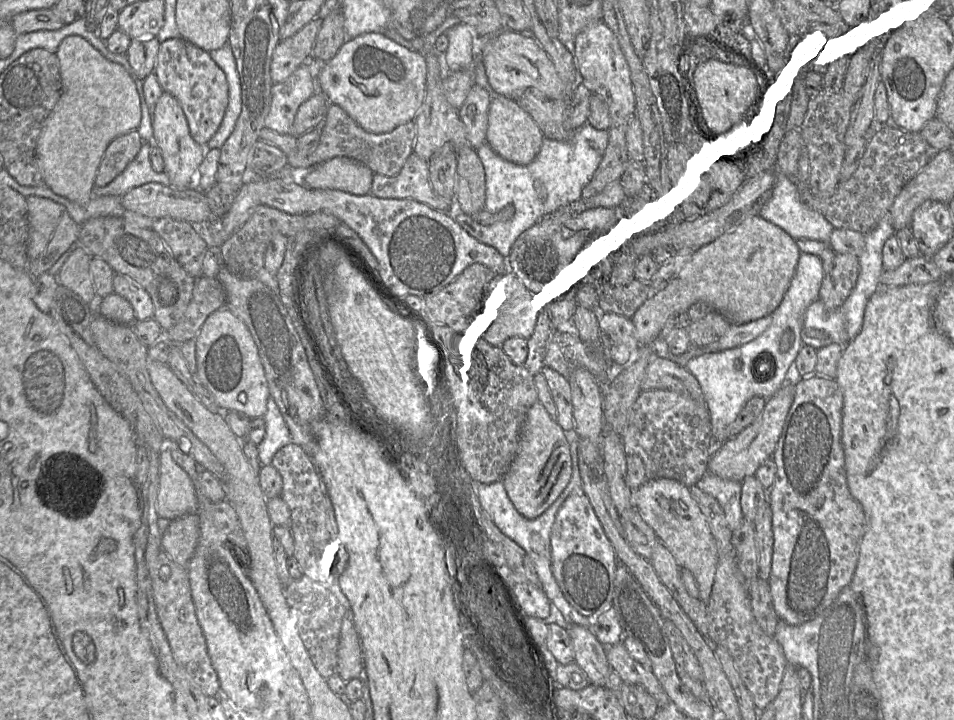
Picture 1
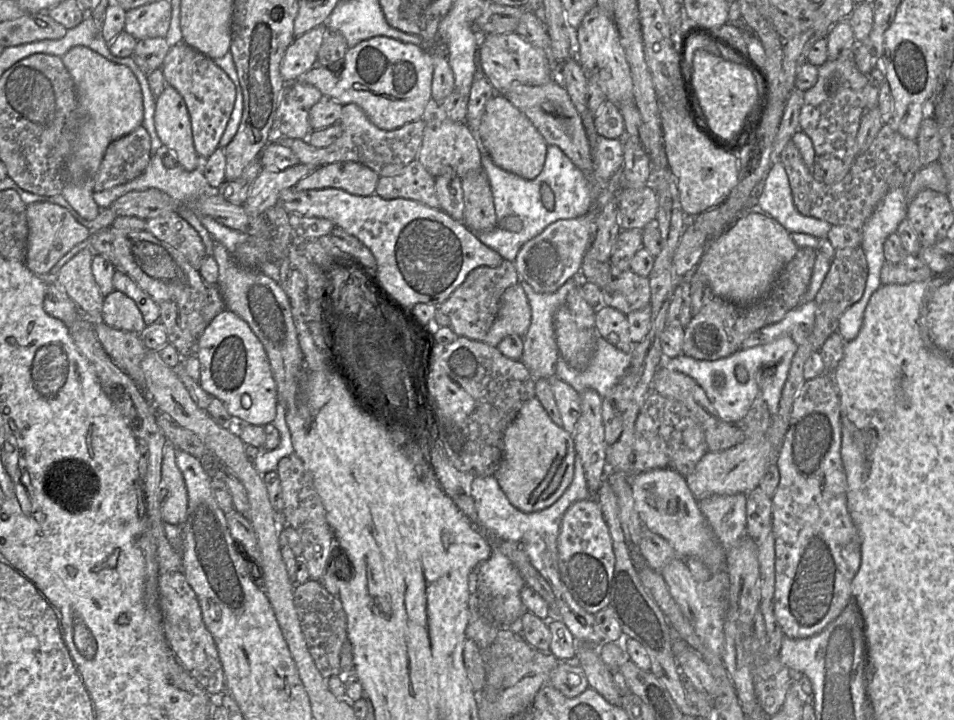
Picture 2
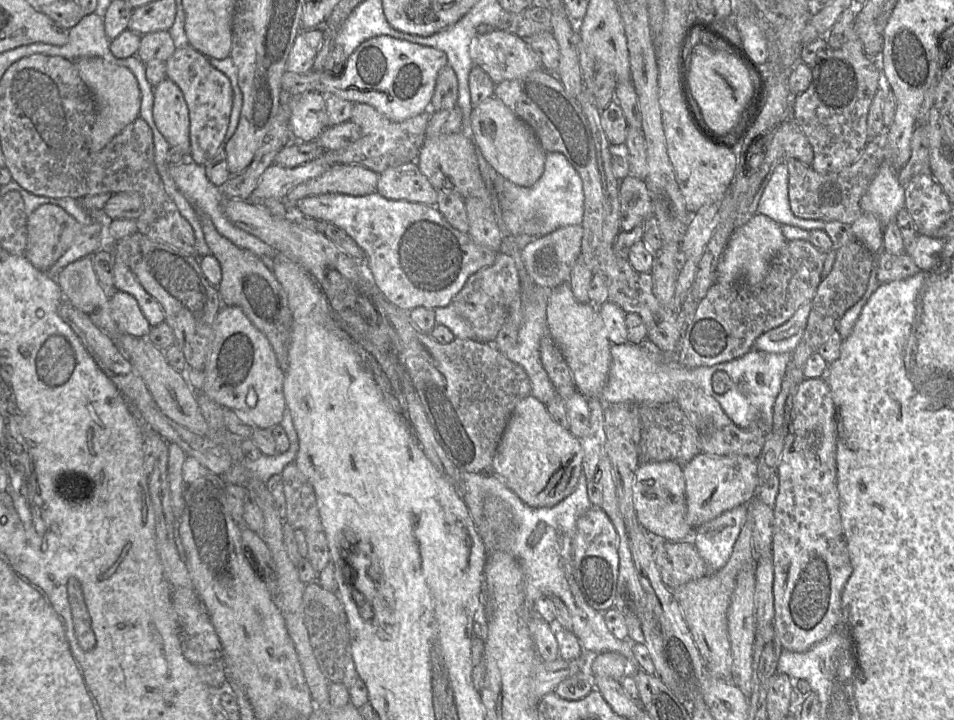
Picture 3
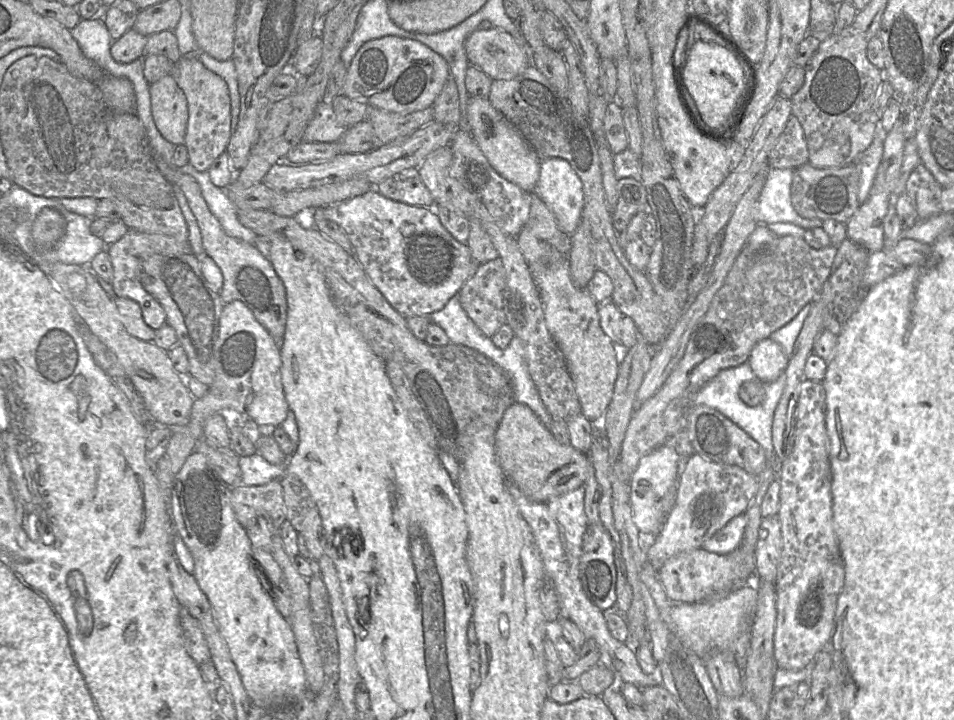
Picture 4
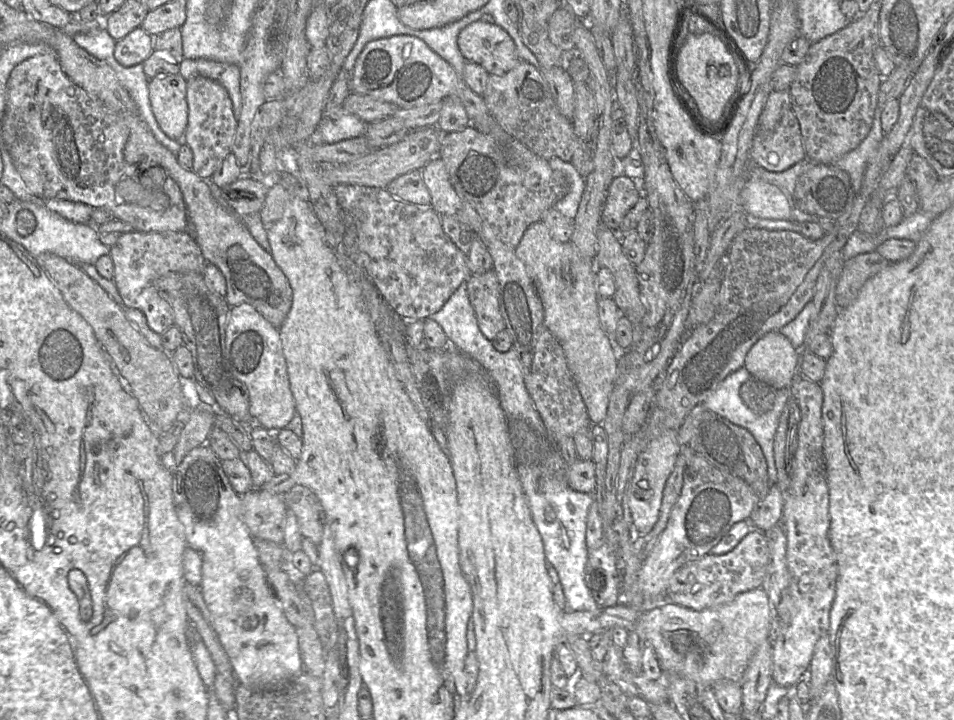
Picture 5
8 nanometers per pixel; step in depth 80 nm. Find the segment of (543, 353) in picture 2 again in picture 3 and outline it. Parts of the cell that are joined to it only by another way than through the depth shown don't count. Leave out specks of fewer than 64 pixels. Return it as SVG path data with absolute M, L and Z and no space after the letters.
M535 285L529 291L522 291L524 321L518 331L518 340L512 349L501 351L507 359L520 365L528 375L531 383L531 396L538 399L545 406L555 397L556 391L545 371L540 358L540 340L548 333L547 326L547 304L553 289L543 288Z

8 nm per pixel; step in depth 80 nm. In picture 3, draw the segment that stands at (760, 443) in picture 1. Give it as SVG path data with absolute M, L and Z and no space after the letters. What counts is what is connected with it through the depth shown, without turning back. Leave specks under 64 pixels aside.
M703 452L683 466L686 497L686 521L695 530L723 512L748 504L756 495L757 460L744 455L717 456Z

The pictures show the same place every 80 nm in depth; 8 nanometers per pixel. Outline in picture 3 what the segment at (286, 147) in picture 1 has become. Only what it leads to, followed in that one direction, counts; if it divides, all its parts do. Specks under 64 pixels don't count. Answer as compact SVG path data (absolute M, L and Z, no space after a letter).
M354 103L350 121L359 126L360 138L340 150L327 150L321 158L315 160L323 160L329 165L361 165L377 174L381 174L388 168L416 162L426 139L425 131L431 114L429 109L404 121L394 122L368 104Z

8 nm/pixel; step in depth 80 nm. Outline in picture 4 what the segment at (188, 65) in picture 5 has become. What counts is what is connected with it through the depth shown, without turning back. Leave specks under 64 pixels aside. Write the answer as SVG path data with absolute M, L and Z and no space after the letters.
M197 52L197 58L203 65L225 80L229 89L231 101L231 133L236 129L240 113L240 94L238 89L237 72L231 59L218 61L205 52Z

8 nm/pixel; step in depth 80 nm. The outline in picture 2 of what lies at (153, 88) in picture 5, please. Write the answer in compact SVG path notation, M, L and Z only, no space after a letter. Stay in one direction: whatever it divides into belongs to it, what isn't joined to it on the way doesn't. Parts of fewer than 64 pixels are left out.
M166 85L156 99L154 119L158 137L163 146L175 152L179 166L186 171L193 171L204 162L194 147L186 103L174 87Z

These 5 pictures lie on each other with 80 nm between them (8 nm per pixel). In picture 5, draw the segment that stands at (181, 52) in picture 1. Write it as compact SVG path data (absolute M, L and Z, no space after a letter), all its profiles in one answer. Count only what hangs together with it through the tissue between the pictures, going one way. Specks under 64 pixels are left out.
M203 76L186 80L188 120L184 133L185 144L193 153L192 171L204 180L211 180L214 172L231 153L237 121L225 88L217 81Z

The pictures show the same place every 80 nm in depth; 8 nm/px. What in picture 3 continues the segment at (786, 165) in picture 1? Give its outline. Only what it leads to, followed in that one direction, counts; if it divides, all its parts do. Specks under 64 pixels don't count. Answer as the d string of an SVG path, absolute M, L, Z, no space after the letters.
M884 131L870 139L853 164L840 172L828 174L820 174L812 166L806 166L794 158L782 161L788 167L789 202L793 214L803 219L822 220L826 223L839 221L852 225L862 214L861 198L888 154L888 148L888 134Z

